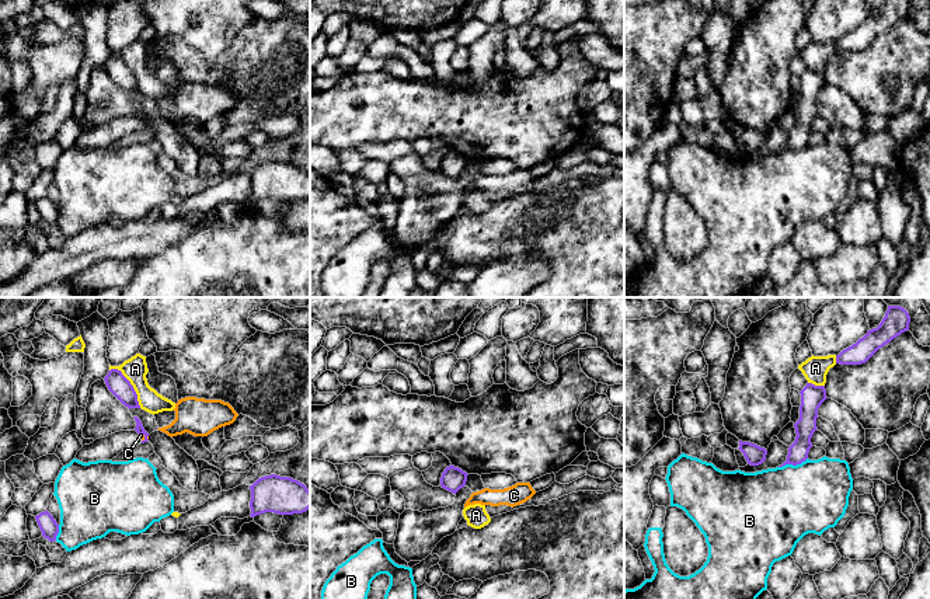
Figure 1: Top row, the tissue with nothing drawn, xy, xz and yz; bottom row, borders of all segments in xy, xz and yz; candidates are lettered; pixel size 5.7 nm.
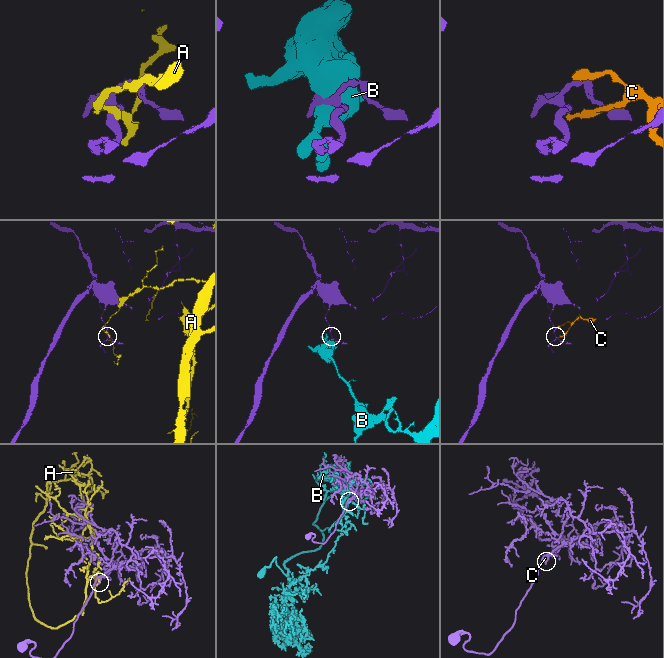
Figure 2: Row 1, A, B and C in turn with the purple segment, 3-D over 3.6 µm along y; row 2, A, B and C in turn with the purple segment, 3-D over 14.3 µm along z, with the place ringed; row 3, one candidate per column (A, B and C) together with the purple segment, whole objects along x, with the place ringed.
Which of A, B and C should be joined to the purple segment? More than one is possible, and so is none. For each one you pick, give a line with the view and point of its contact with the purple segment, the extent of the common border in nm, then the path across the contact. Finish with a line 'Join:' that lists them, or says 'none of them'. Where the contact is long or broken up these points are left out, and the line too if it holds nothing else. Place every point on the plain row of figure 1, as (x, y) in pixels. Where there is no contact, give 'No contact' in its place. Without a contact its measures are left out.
Join: none of them

